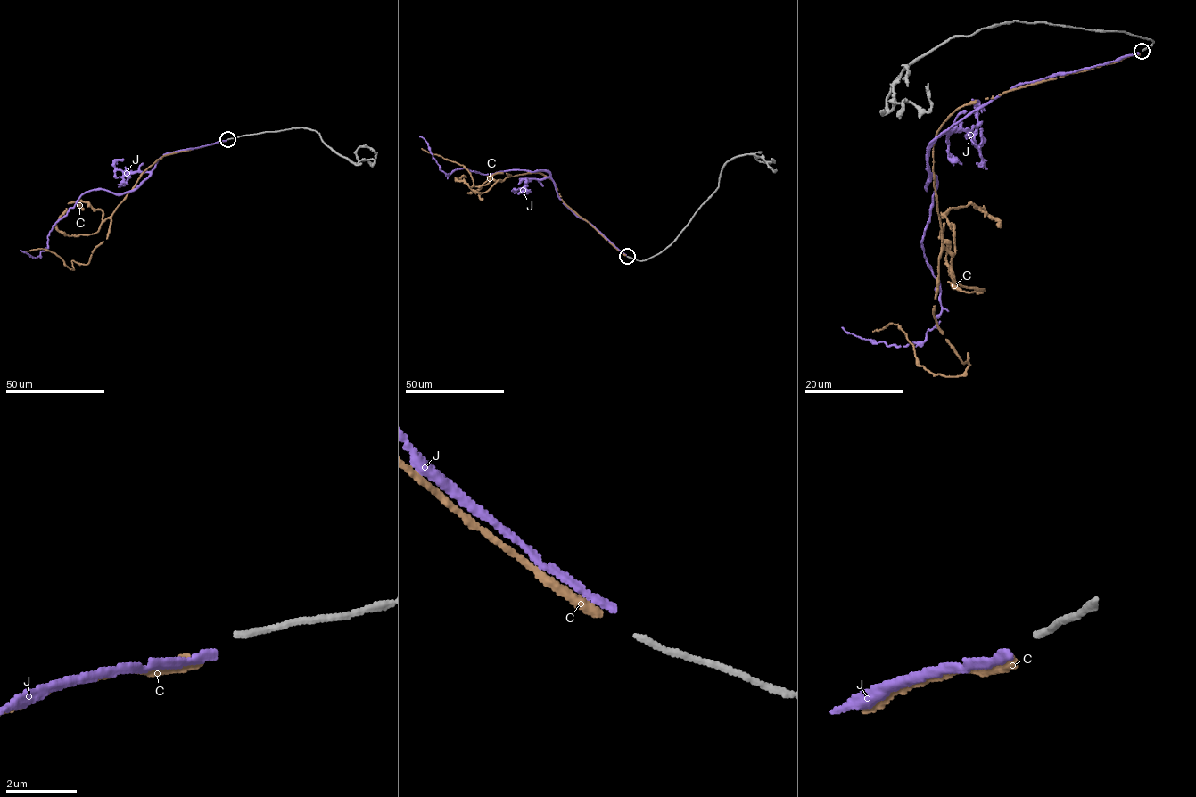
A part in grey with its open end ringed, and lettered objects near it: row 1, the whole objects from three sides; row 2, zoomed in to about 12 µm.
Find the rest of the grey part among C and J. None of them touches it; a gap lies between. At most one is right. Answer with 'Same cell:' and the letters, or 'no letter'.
Same cell: no letter

